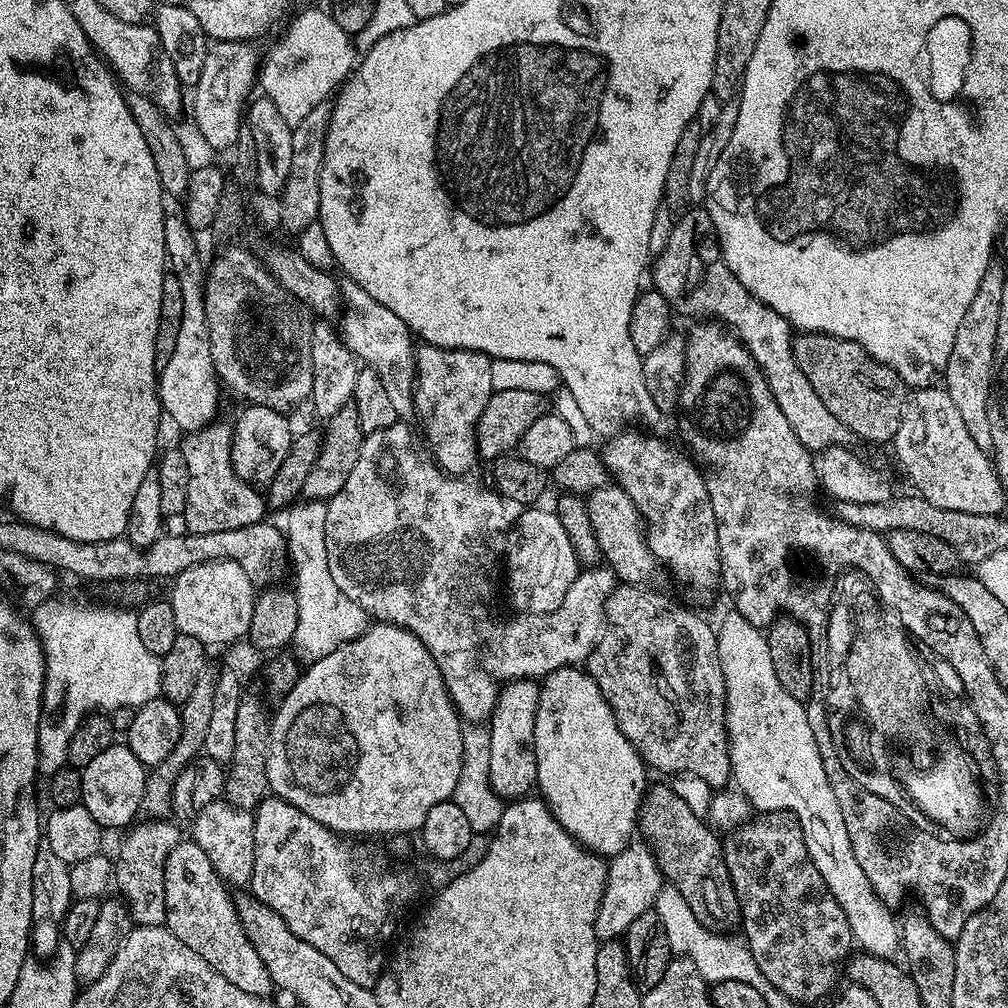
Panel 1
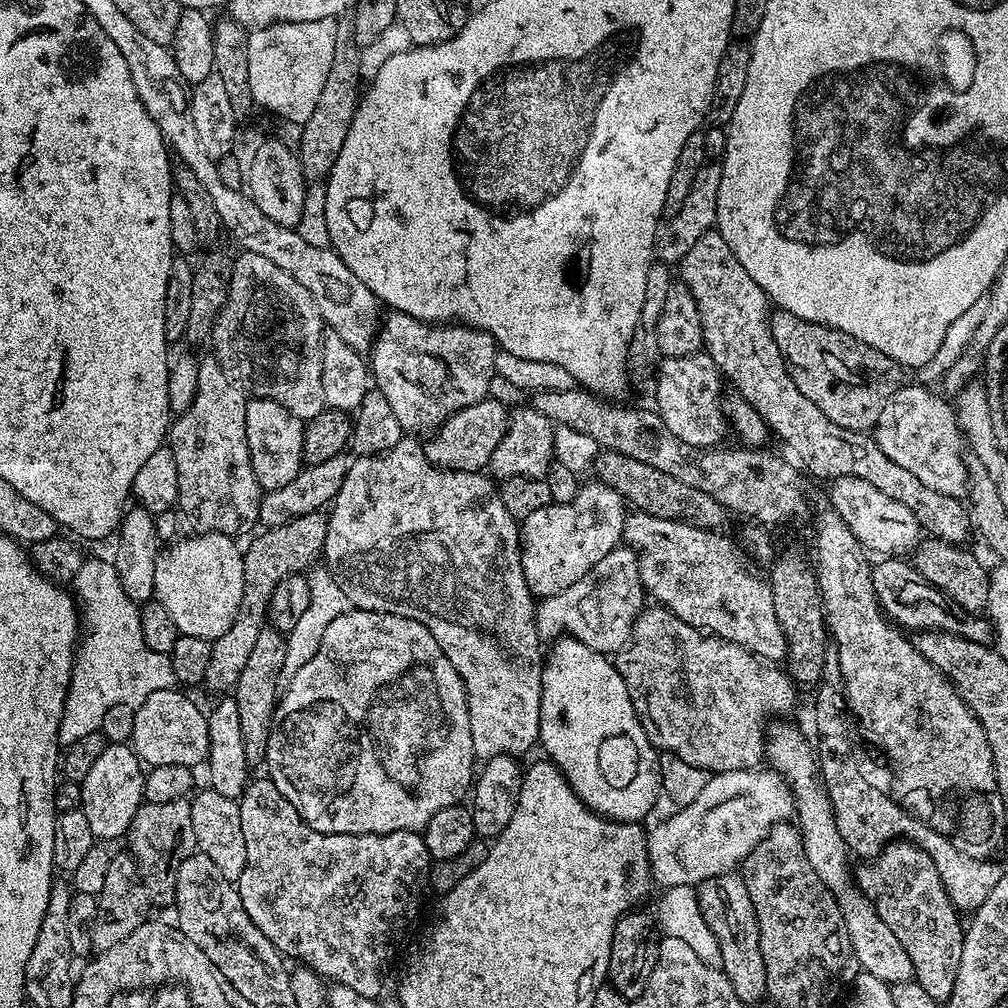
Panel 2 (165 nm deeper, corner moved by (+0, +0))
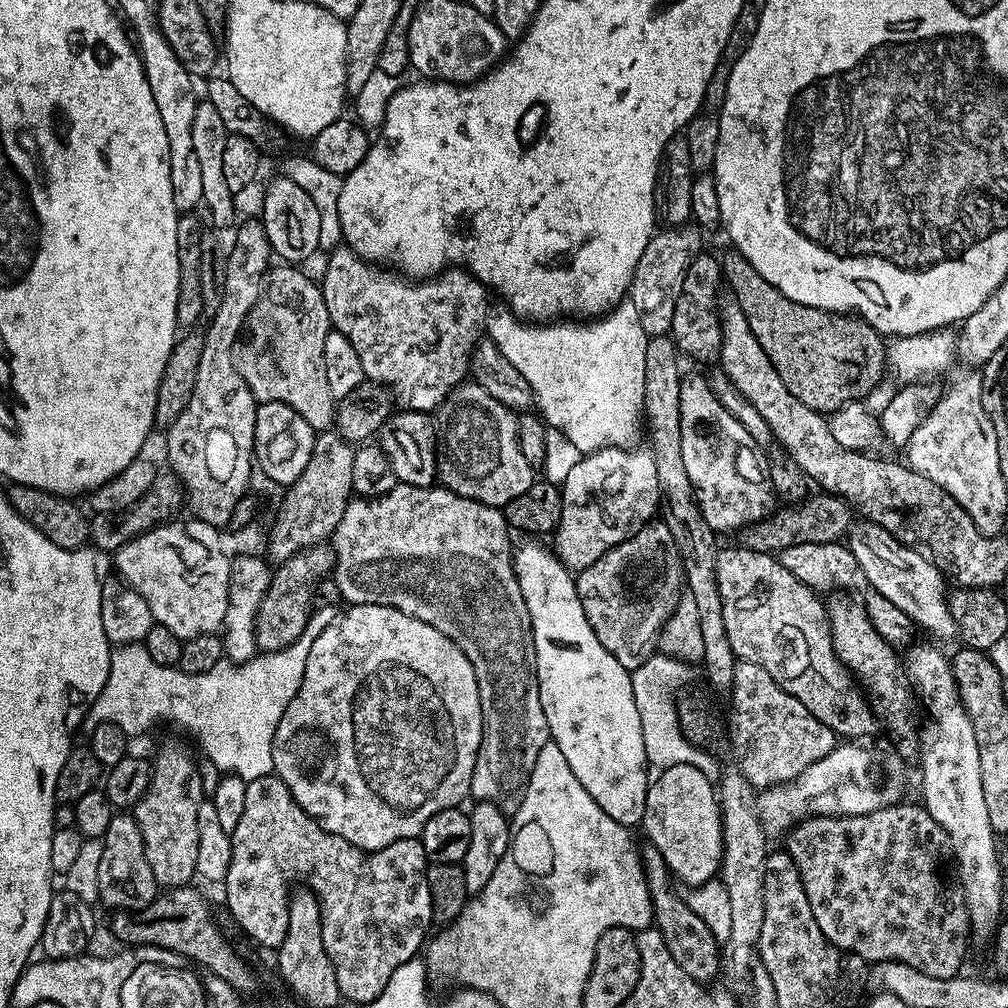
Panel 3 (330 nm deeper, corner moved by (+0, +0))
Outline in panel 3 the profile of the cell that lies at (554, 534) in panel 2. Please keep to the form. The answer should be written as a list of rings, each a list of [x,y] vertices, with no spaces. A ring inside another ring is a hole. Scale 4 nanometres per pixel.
[[[613,446],[599,448],[596,452],[581,455],[580,461],[574,470],[567,475],[560,497],[562,498],[562,514],[554,533],[554,551],[556,557],[569,570],[588,568],[602,554],[606,554],[614,546],[626,542],[657,515],[660,507],[658,471],[651,451],[647,447]]]

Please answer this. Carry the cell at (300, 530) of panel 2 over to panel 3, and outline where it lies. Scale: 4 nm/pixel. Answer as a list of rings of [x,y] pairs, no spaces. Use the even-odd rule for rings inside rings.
[[[335,430],[317,435],[310,462],[306,462],[306,470],[298,474],[293,484],[287,485],[285,492],[288,493],[272,520],[272,529],[268,532],[268,552],[266,551],[269,561],[279,562],[310,546],[331,541],[338,522],[342,522],[342,514],[346,514],[348,501],[354,496],[352,479],[355,453],[356,448]]]

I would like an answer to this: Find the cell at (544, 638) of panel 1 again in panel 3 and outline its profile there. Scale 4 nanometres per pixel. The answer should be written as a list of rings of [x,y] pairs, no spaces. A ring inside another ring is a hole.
[[[649,522],[639,528],[633,536],[626,538],[618,546],[614,546],[598,562],[588,568],[579,569],[575,577],[578,598],[582,602],[582,610],[586,610],[586,618],[598,634],[598,642],[622,662],[622,666],[629,670],[642,666],[649,656],[653,655],[654,645],[664,621],[675,608],[682,591],[682,571],[674,537],[662,522]]]

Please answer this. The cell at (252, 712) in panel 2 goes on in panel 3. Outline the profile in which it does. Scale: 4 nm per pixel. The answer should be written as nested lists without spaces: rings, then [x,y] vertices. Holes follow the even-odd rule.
[[[323,543],[296,552],[275,565],[272,581],[254,618],[254,638],[261,653],[286,650],[286,646],[290,646],[290,642],[295,642],[298,634],[306,630],[306,622],[314,611],[313,589],[333,571],[335,562],[336,553],[327,543]]]

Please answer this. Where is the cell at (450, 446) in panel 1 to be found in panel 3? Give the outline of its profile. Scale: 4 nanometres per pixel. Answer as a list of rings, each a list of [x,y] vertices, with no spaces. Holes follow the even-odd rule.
[[[347,246],[335,249],[329,256],[332,257],[329,258],[328,265],[324,268],[324,280],[322,279],[322,291],[324,293],[328,318],[331,327],[335,331],[346,334],[346,338],[350,338],[354,350],[358,350],[358,359],[362,361],[362,370],[365,377],[374,383],[389,385],[401,409],[428,414],[439,408],[444,403],[444,399],[452,392],[452,389],[457,388],[459,384],[465,383],[466,377],[469,375],[469,355],[472,349],[476,347],[477,341],[481,339],[482,329],[485,327],[486,317],[490,311],[490,303],[488,304],[488,296],[490,297],[489,289],[485,288],[480,281],[475,280],[467,270],[460,266],[446,268],[438,276],[415,280],[405,278],[400,274],[391,274],[392,276],[388,276],[387,270],[384,269],[387,267],[381,266],[376,262],[363,260],[357,252],[352,251]]]

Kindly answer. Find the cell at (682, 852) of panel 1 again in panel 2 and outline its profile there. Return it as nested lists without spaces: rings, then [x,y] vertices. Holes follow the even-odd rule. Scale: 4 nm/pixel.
[[[733,870],[713,876],[711,880],[699,885],[698,895],[702,918],[706,918],[706,926],[710,926],[710,934],[718,938],[718,950],[722,950],[720,968],[724,977],[730,982],[734,994],[738,994],[738,998],[746,1006],[752,1006],[760,999],[765,999],[768,996],[768,987],[766,986],[766,966],[762,962],[762,950],[758,942],[758,918],[754,914],[754,902],[750,902],[750,890],[746,890],[743,875]]]

